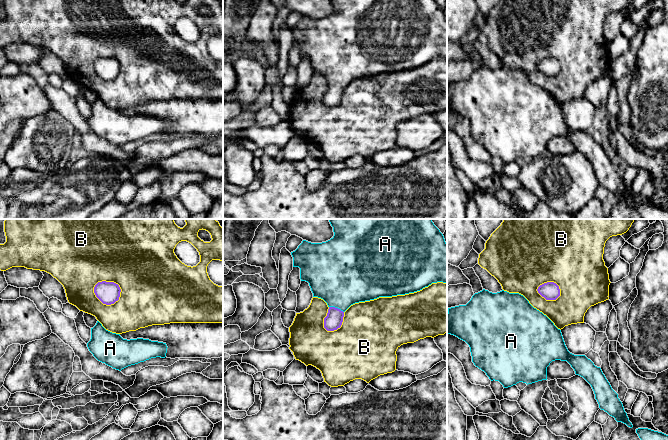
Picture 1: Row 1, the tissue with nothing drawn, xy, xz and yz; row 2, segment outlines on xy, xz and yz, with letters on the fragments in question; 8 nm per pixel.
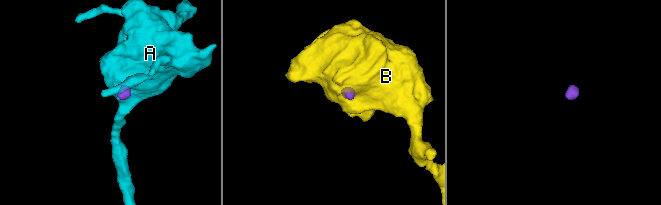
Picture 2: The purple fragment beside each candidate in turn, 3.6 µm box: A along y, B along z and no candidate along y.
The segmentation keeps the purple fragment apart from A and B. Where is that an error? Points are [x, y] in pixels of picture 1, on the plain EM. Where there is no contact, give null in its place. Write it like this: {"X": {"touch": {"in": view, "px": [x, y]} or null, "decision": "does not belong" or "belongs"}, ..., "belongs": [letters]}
{"A": {"touch": {"in": "xz", "px": [336, 84]}, "decision": "belongs"}, "B": {"touch": {"in": "xy", "px": [103, 79]}, "decision": "does not belong"}, "belongs": ["A"]}

